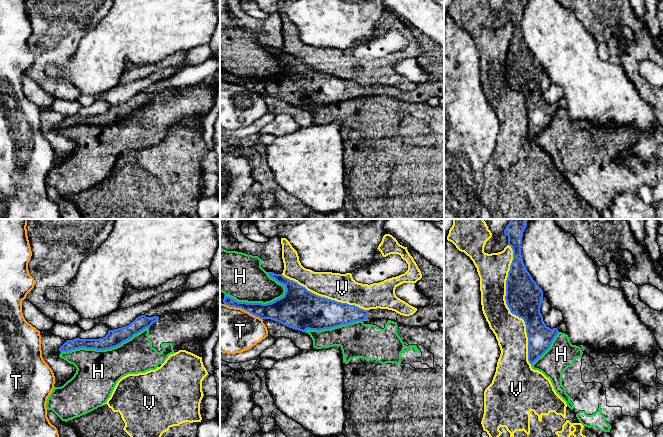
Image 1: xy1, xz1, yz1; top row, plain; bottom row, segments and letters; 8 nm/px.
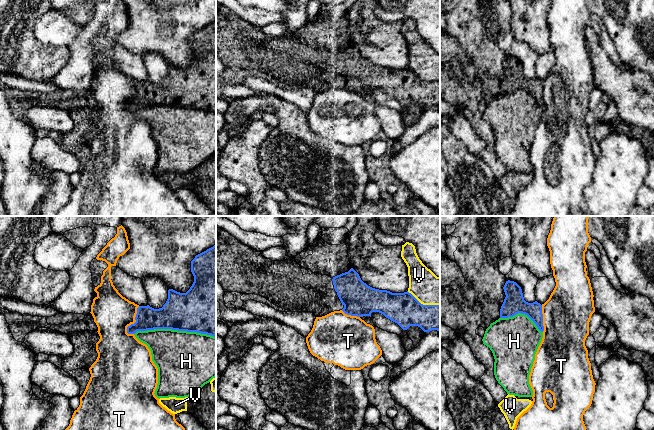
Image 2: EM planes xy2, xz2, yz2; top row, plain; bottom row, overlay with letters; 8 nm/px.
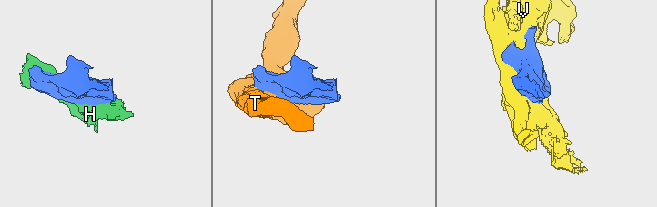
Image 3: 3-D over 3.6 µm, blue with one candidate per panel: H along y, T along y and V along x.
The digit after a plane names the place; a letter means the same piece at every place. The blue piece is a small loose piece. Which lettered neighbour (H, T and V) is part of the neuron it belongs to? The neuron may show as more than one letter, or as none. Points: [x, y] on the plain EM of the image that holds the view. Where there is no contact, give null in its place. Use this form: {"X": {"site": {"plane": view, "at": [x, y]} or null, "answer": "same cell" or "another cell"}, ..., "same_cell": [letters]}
{"H": {"site": {"plane": "xy1", "at": [104, 125]}, "answer": "another cell"}, "T": {"site": {"plane": "xz1", "at": [243, 85]}, "answer": "another cell"}, "V": {"site": {"plane": "yz1", "at": [507, 81]}, "answer": "another cell"}, "same_cell": []}

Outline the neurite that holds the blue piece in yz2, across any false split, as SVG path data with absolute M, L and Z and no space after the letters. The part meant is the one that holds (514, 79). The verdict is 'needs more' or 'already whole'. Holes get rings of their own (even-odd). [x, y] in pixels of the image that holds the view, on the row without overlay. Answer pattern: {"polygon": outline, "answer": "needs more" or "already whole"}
{"polygon": "M506 57L503 65L506 73L500 85L500 94L513 93L518 89L525 90L543 108L542 81L537 77L533 79L526 78L521 63L514 57Z", "answer": "already whole"}

